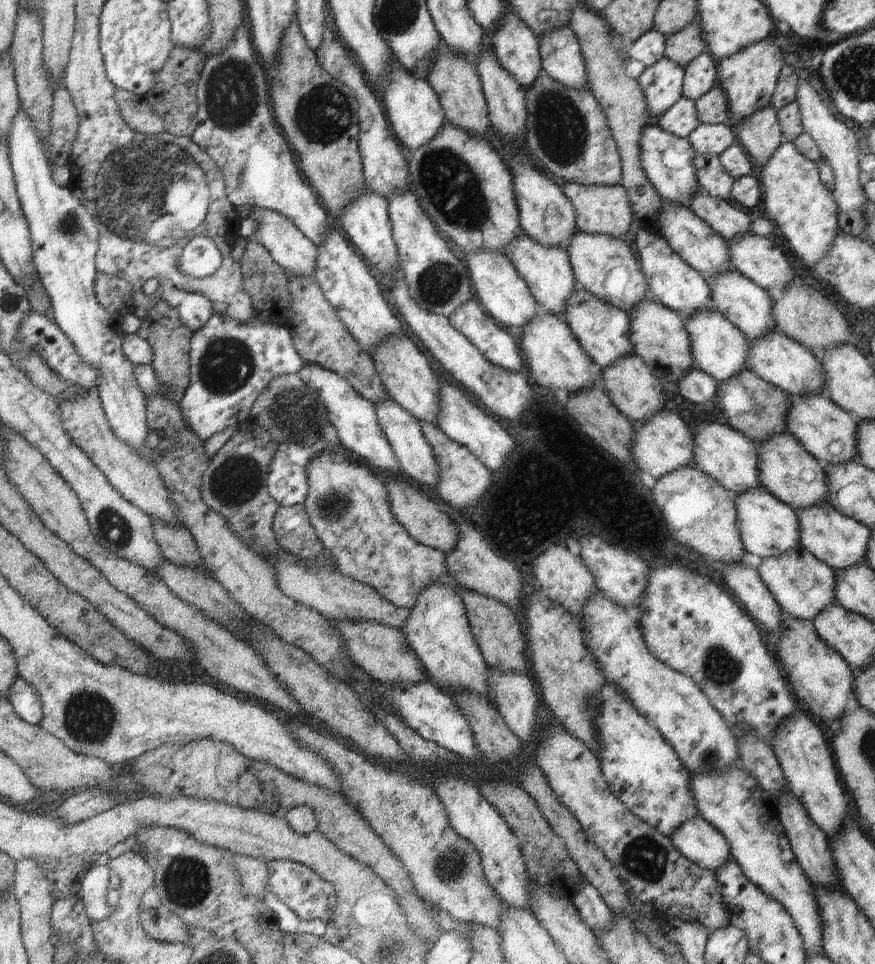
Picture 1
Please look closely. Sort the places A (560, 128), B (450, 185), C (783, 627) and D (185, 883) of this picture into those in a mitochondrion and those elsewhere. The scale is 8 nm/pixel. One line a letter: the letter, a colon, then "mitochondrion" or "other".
A: mitochondrion
B: mitochondrion
C: other
D: mitochondrion

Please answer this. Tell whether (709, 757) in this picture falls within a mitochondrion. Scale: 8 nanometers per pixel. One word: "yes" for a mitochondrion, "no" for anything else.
yes

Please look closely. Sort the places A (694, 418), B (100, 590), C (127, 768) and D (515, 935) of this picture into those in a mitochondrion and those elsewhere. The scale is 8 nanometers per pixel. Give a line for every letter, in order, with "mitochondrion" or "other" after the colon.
A: other
B: other
C: other
D: other

